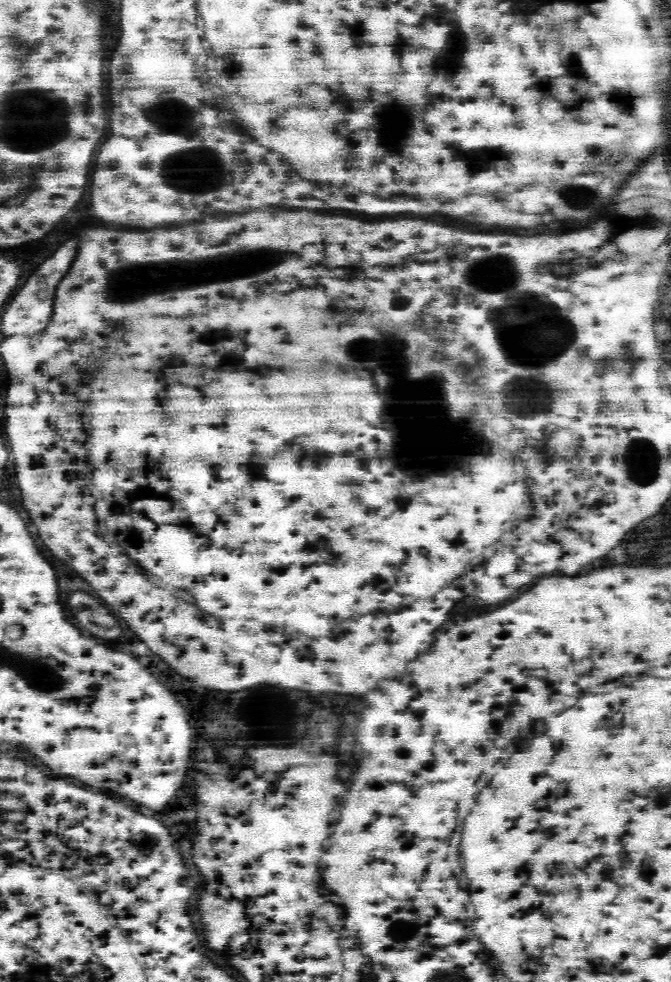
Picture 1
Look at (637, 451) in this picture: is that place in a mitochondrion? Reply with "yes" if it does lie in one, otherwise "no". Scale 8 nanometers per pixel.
yes

